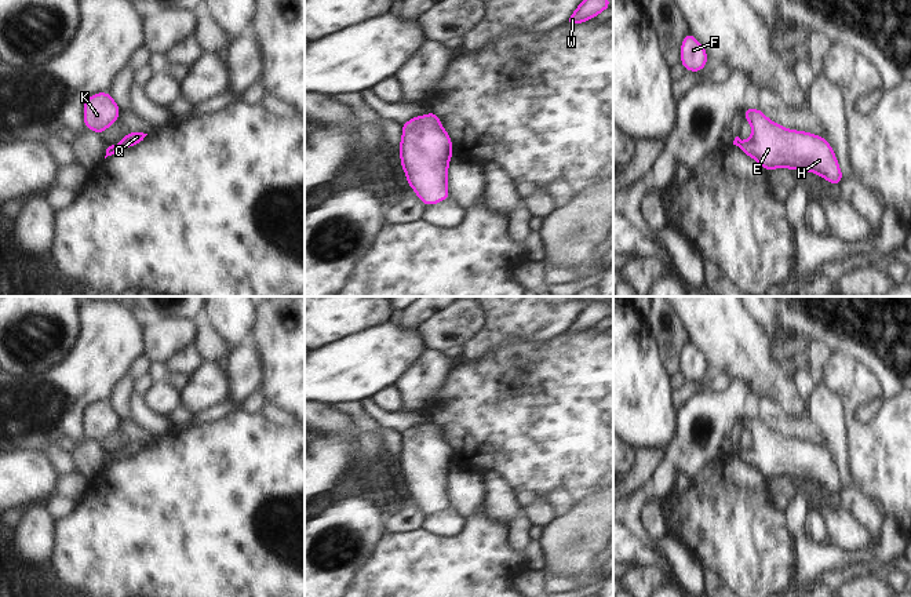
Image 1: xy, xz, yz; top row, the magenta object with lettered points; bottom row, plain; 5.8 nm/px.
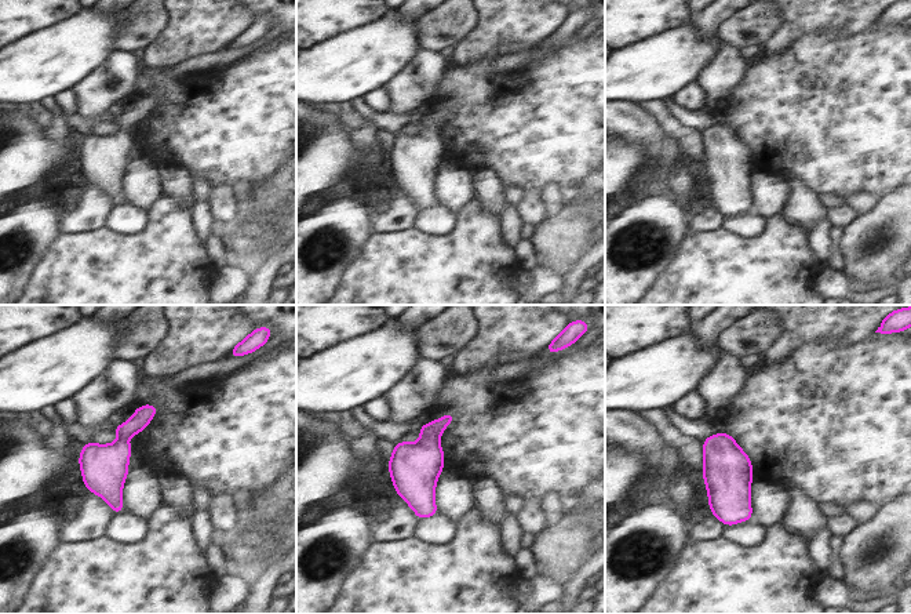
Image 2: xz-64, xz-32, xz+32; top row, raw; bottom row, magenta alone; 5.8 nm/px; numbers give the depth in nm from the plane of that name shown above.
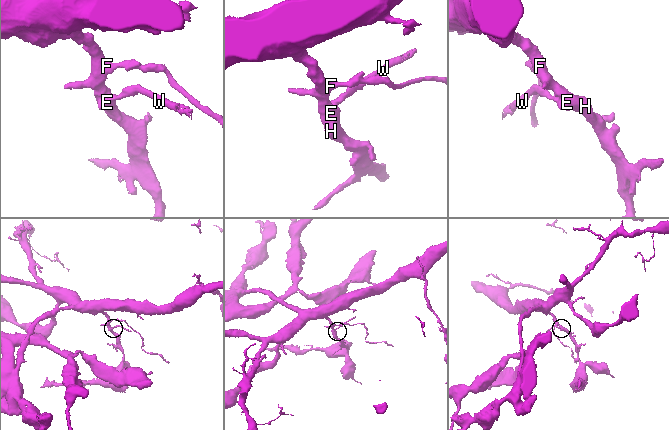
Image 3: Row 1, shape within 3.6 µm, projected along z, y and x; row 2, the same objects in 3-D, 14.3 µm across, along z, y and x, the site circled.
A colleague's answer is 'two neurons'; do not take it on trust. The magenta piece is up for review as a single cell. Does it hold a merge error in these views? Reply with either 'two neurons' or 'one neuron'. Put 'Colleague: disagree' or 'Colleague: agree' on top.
Colleague: disagree
one neuron

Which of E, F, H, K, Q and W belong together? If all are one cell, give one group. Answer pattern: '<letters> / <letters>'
E F H K Q W

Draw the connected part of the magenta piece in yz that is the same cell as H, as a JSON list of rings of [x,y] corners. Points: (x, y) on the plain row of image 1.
[[[744,416],[741,421],[753,436],[753,444],[747,451],[736,445],[733,454],[768,481],[777,476],[803,478],[841,495],[843,484],[827,448],[772,432],[758,416]]]

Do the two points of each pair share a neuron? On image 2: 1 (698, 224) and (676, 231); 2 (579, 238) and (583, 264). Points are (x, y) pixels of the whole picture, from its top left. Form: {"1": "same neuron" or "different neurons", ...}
{"1": "different neurons", "2": "different neurons"}

